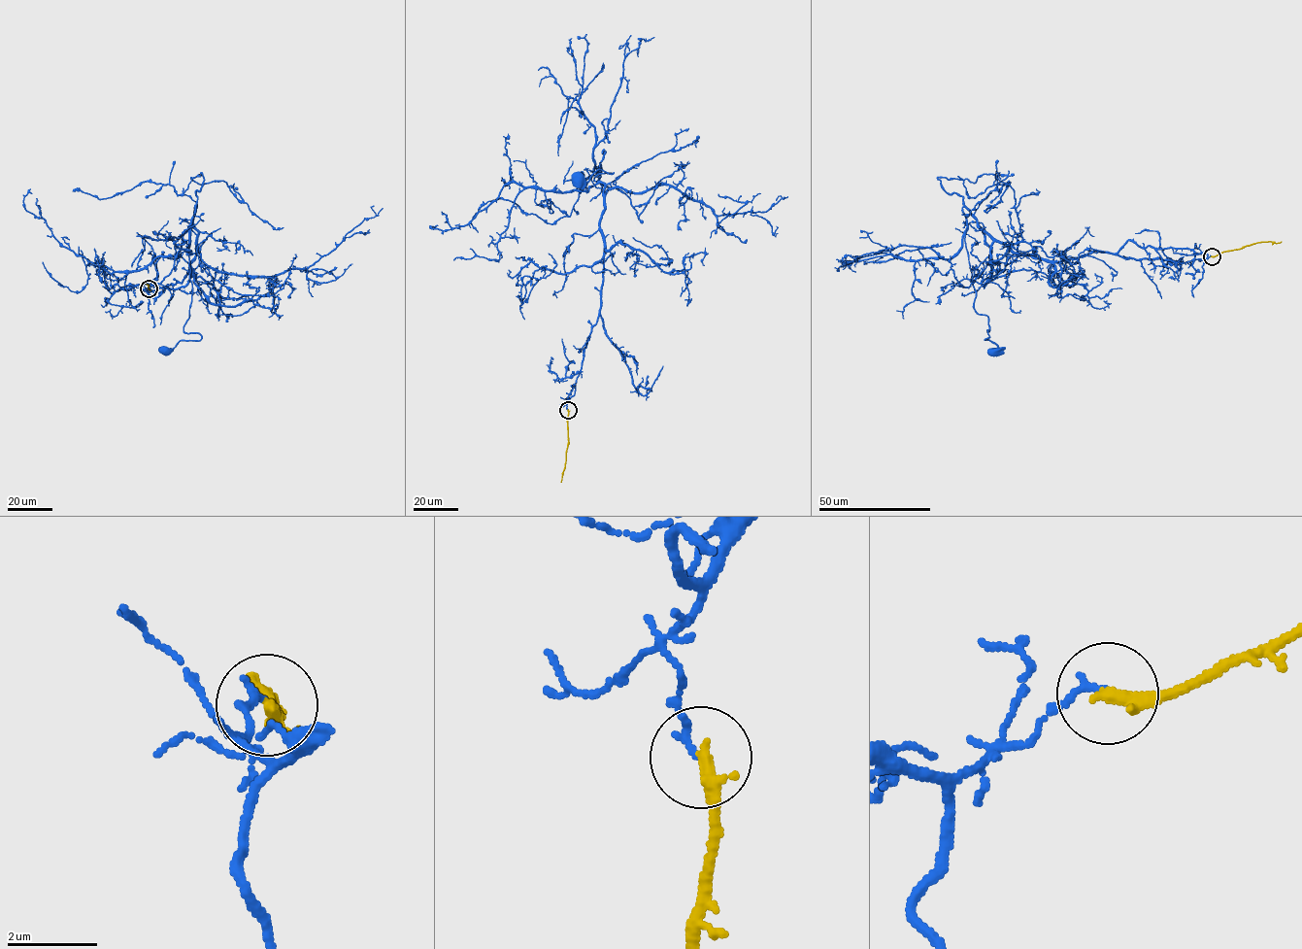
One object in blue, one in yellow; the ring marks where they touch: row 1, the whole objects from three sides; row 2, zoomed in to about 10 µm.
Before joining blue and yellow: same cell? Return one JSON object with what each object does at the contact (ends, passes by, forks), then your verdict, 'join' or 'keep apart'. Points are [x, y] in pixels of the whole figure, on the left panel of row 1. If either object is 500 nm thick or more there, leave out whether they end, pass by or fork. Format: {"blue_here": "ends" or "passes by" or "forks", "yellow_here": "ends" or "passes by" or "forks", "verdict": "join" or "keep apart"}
{"blue_here": "ends", "yellow_here": "ends", "verdict": "keep apart"}

